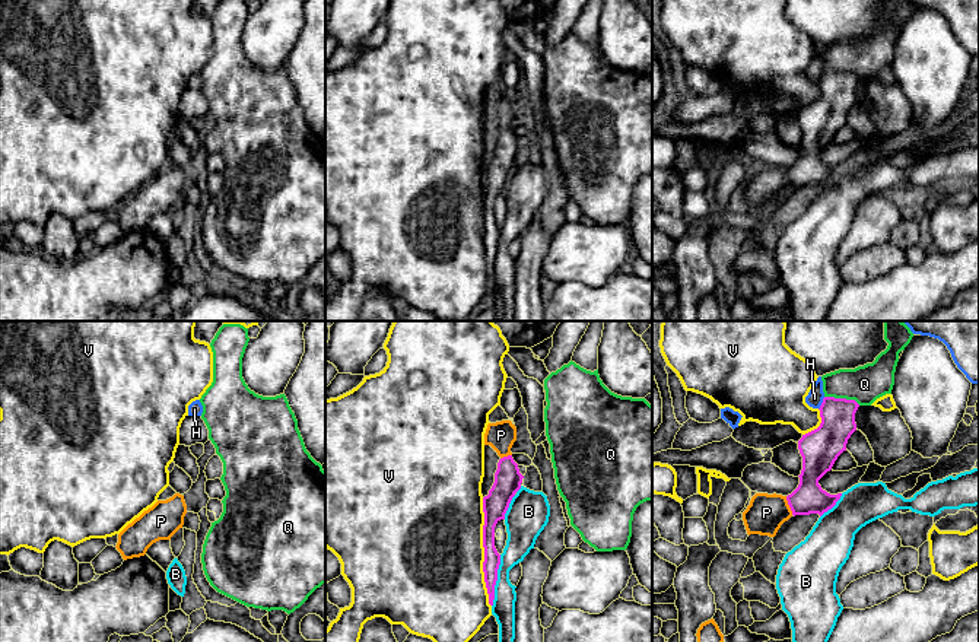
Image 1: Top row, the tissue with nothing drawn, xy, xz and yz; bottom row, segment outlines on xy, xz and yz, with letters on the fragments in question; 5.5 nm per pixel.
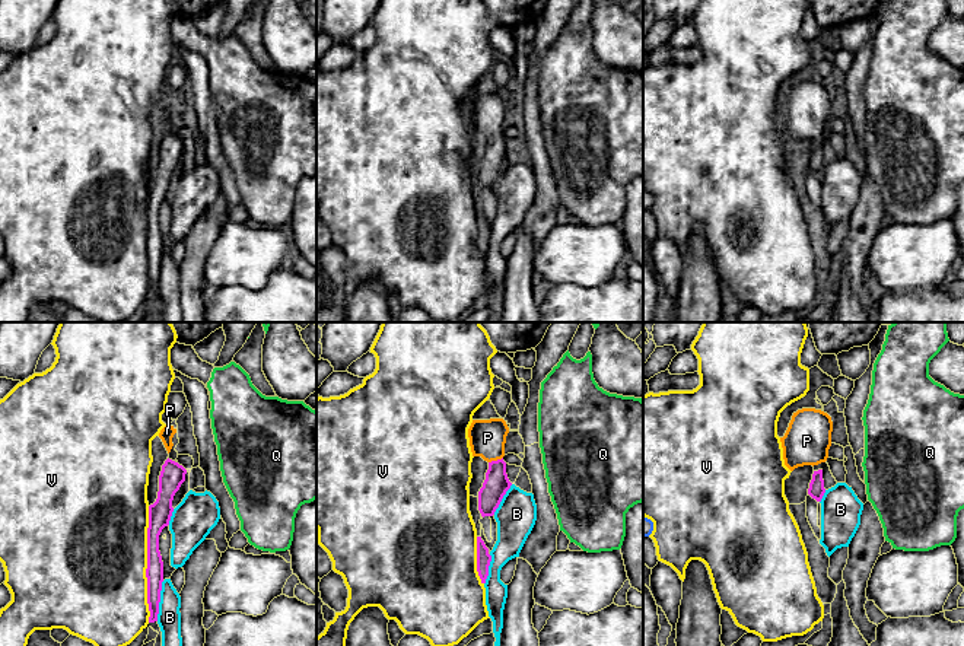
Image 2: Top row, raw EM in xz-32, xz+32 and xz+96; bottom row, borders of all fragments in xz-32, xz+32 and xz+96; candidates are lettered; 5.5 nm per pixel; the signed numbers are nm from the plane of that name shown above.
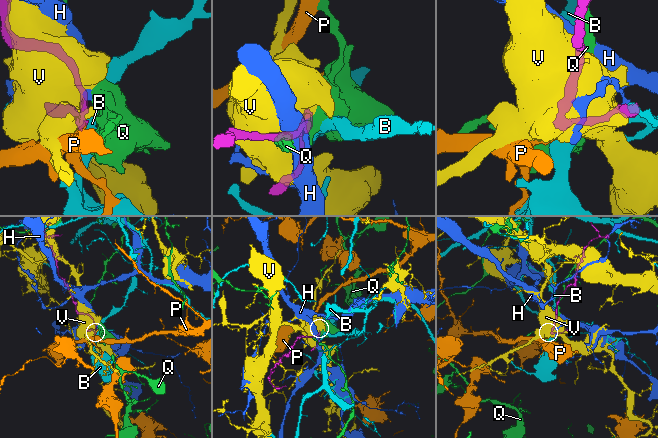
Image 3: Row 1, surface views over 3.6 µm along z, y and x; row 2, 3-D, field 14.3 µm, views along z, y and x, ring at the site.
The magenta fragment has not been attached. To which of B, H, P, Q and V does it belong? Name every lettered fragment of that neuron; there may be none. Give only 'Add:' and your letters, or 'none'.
Add: P

